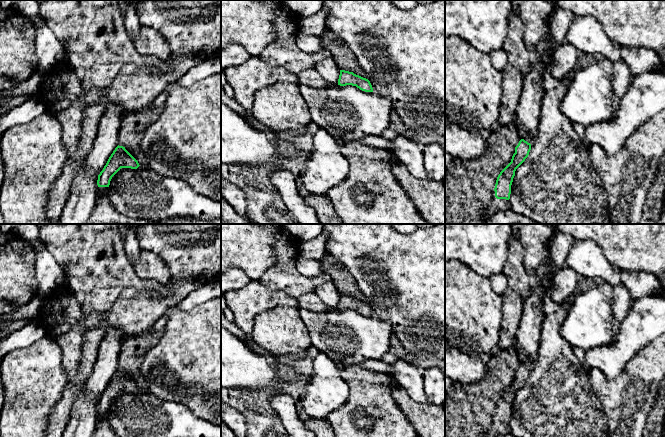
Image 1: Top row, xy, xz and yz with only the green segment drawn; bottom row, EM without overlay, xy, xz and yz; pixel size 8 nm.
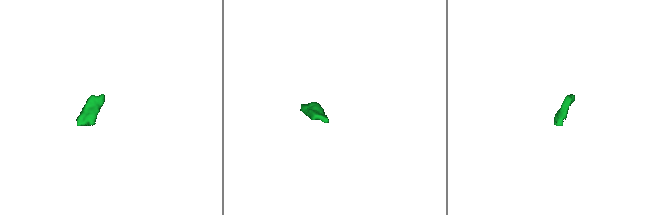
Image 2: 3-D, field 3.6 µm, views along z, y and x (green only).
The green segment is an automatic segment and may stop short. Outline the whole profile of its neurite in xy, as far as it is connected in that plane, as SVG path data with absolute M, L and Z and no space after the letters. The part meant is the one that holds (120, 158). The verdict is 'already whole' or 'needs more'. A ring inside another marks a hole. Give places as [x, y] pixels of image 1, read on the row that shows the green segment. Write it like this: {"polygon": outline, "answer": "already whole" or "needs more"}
{"polygon": "M118 145L109 157L103 170L98 175L96 202L108 200L107 193L110 181L121 168L137 169L139 166L138 161L125 149L125 147Z", "answer": "needs more"}

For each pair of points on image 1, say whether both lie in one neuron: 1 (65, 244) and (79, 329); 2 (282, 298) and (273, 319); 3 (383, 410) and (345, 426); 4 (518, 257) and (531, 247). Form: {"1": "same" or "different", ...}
{"1": "different", "2": "different", "3": "same", "4": "different"}

